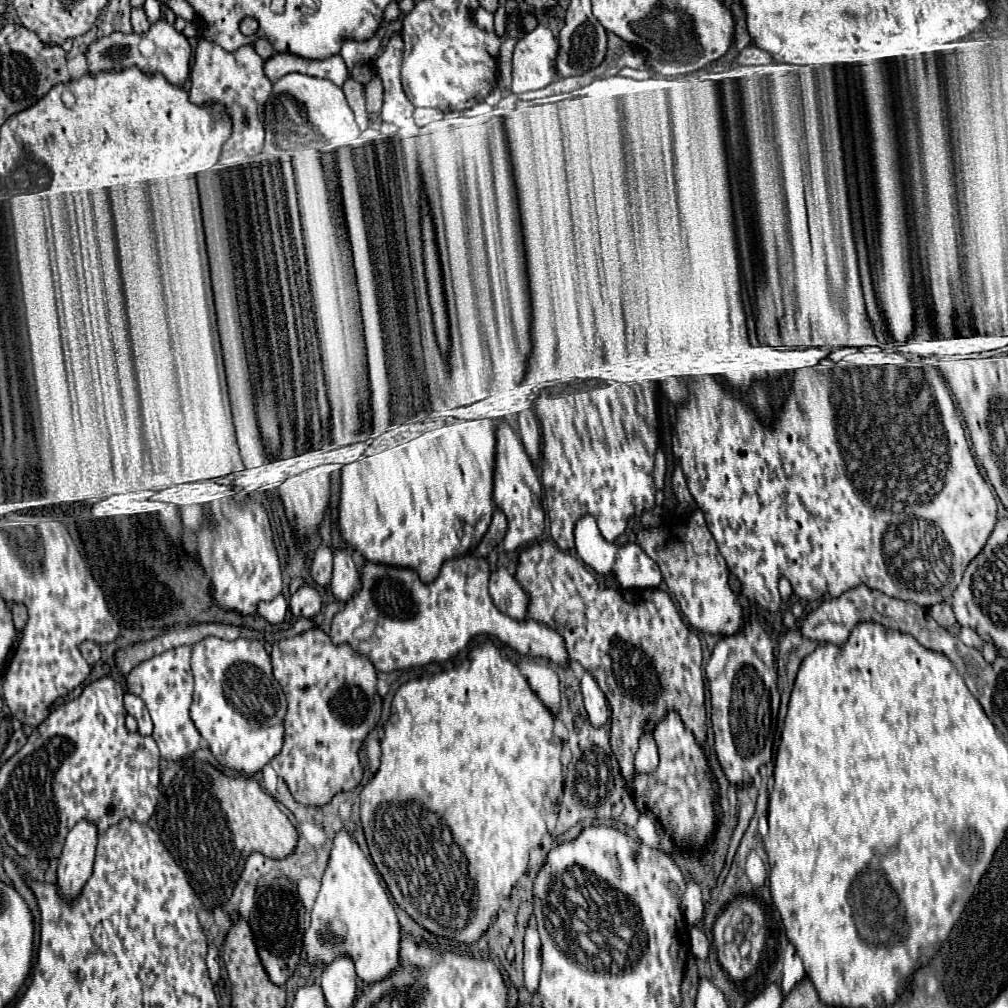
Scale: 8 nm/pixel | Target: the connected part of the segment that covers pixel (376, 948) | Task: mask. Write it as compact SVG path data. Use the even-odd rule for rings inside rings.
M337 831L333 839L331 857L327 869L323 873L321 889L311 911L311 927L305 931L305 955L313 965L325 965L329 959L347 953L357 969L357 975L365 983L375 983L389 975L393 967L397 967L399 955L399 921L393 909L391 899L381 887L375 865L363 855L357 841L345 831ZM333 925L343 927L343 939L331 935Z

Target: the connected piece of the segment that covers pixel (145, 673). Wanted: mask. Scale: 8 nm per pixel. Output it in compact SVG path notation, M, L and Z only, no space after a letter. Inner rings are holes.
M175 647L169 649L157 657L151 657L143 661L141 665L133 667L133 671L127 675L127 691L141 697L151 713L153 719L153 739L161 751L161 757L177 761L201 747L201 735L191 721L189 707L191 707L191 695L193 695L193 677L189 671L189 655L191 647Z

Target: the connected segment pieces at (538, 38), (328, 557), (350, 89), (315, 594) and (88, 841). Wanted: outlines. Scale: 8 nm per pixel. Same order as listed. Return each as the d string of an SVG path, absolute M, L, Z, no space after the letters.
M537 25L517 41L513 51L513 85L511 93L525 93L547 87L557 79L555 73L557 39L547 25Z
M319 545L313 553L311 561L311 577L315 579L317 585L327 587L329 585L329 575L333 569L333 551L325 545Z
M347 79L345 85L343 85L343 93L345 93L345 97L347 97L347 101L349 101L349 105L351 105L353 113L355 113L357 125L361 127L361 131L365 131L367 125L369 125L367 109L365 109L365 87L361 83L357 83L357 81Z
M303 585L299 587L289 601L289 609L295 617L307 617L313 619L319 611L321 611L321 595L317 589L313 589L311 585Z
M81 819L67 833L57 869L57 885L65 899L75 899L93 873L97 839L97 825L87 819Z

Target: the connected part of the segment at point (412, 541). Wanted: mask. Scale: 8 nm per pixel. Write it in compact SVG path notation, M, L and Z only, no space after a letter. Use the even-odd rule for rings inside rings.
M491 419L455 421L427 431L407 443L343 465L339 501L339 529L343 541L351 549L359 551L367 561L413 567L425 583L431 583L445 559L467 555L487 532L495 509L495 447L495 423Z

